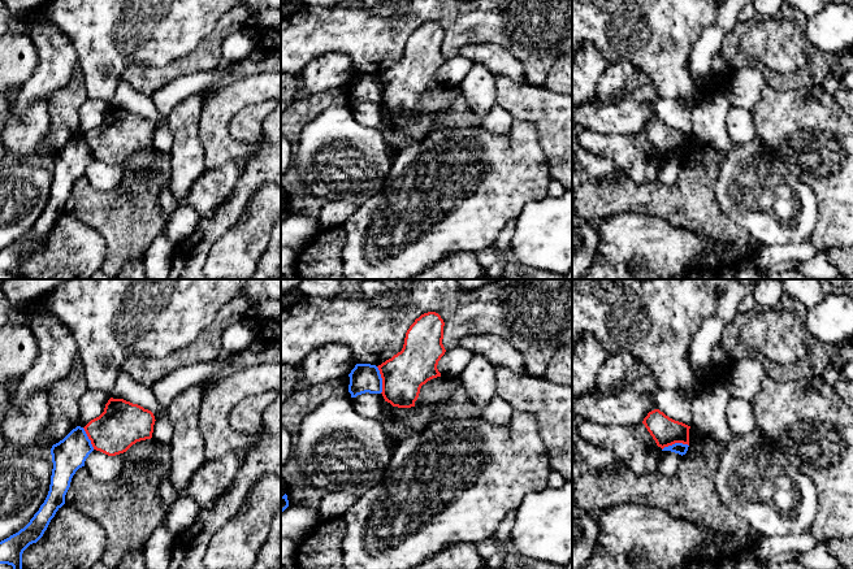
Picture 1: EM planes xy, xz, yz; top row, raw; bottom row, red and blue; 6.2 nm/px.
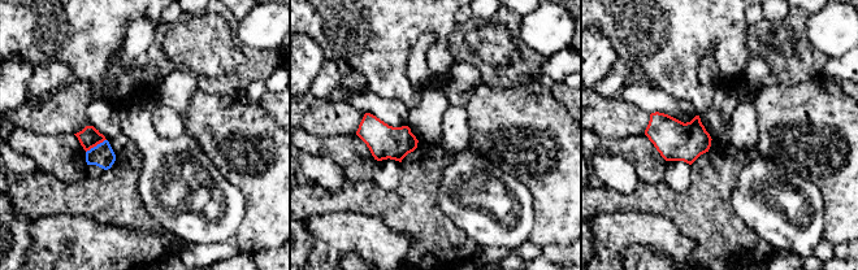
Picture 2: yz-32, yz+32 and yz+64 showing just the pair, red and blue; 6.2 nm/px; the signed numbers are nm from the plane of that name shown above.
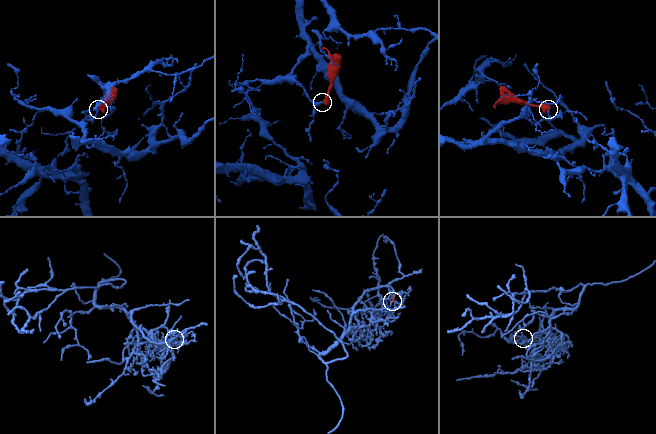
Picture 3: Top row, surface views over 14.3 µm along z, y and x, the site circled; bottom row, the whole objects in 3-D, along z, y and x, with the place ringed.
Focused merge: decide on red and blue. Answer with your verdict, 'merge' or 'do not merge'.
do not merge

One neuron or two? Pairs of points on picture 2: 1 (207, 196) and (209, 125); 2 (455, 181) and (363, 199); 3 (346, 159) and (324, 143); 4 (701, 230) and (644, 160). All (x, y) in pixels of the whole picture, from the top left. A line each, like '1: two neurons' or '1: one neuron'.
1: two neurons
2: two neurons
3: one neuron
4: two neurons

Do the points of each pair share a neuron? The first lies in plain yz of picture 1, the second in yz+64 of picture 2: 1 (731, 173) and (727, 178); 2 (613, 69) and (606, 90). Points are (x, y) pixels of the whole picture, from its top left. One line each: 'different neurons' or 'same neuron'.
1: different neurons
2: same neuron

